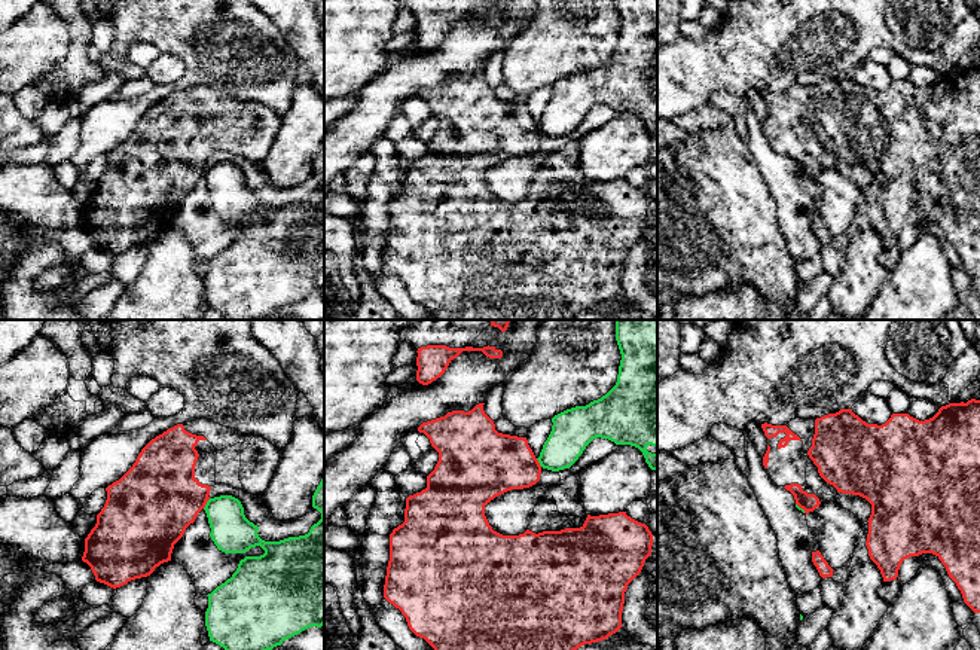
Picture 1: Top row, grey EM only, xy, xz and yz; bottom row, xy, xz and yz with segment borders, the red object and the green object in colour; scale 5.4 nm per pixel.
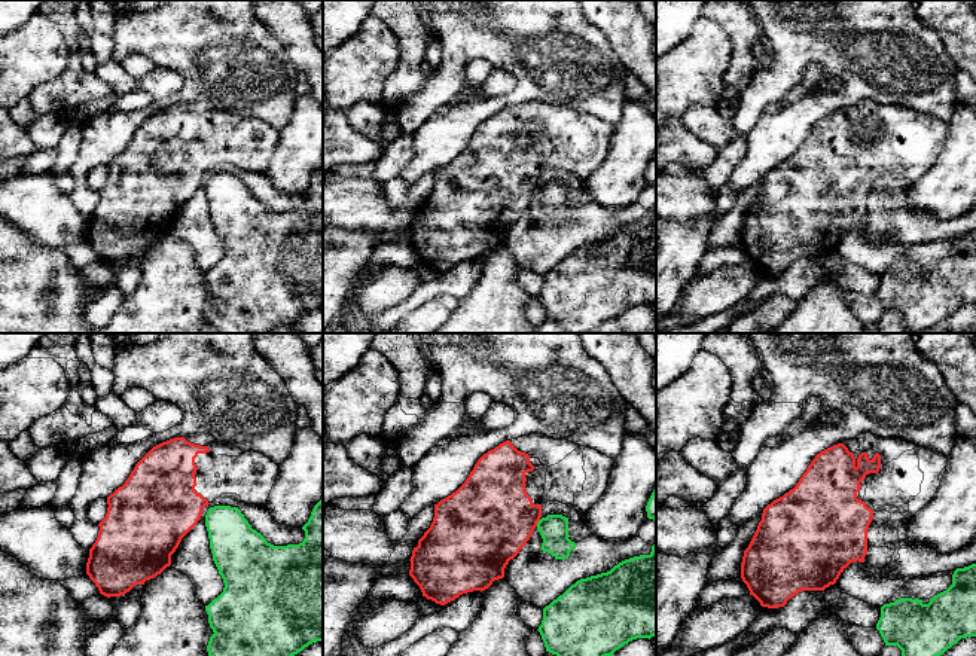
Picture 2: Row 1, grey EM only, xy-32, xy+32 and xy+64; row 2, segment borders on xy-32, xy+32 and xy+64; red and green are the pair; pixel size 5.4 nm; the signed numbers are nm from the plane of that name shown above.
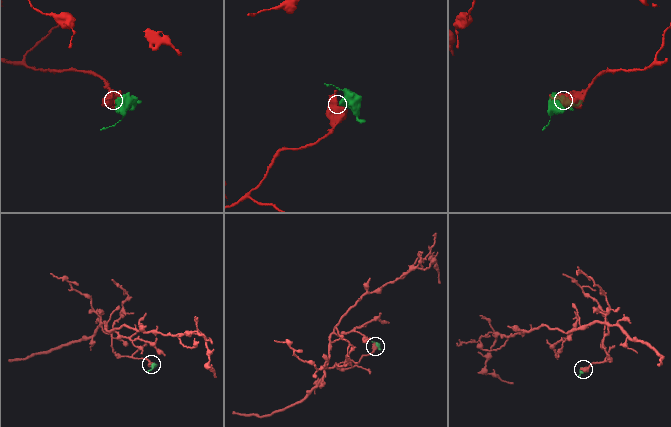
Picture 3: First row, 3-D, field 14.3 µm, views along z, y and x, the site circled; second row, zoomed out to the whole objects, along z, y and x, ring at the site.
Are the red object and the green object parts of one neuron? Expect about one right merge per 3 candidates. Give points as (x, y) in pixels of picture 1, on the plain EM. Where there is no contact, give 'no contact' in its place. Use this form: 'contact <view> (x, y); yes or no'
contact xy (205, 170); no

